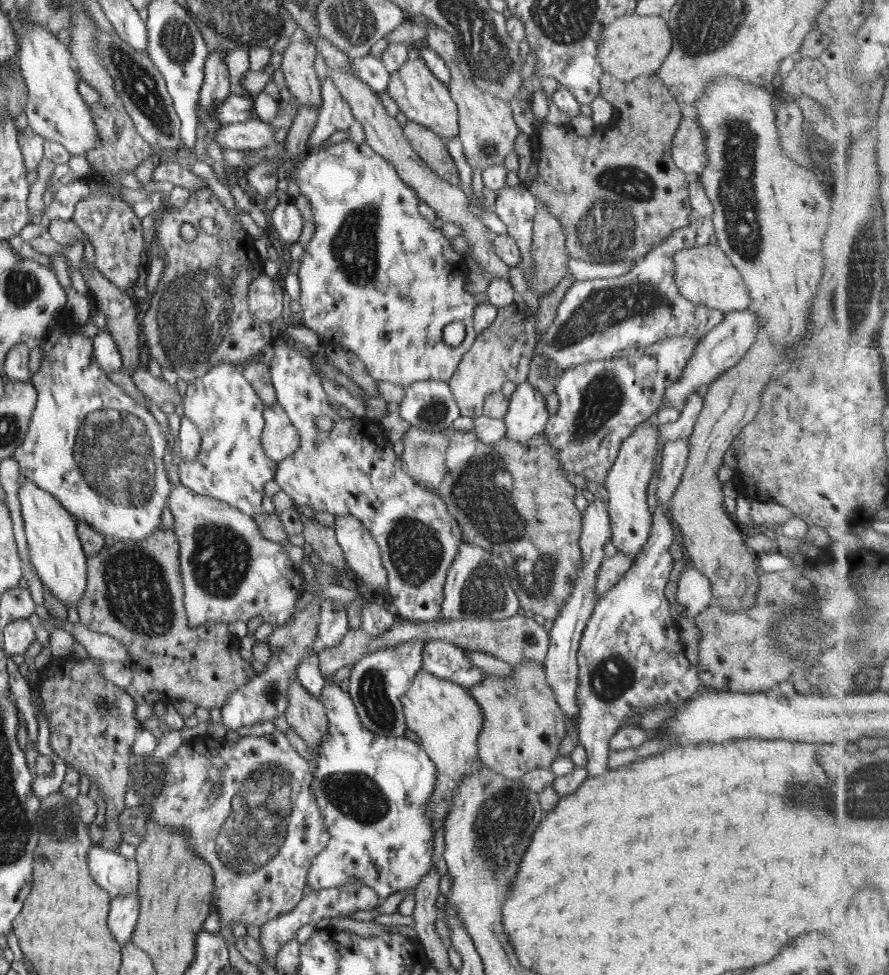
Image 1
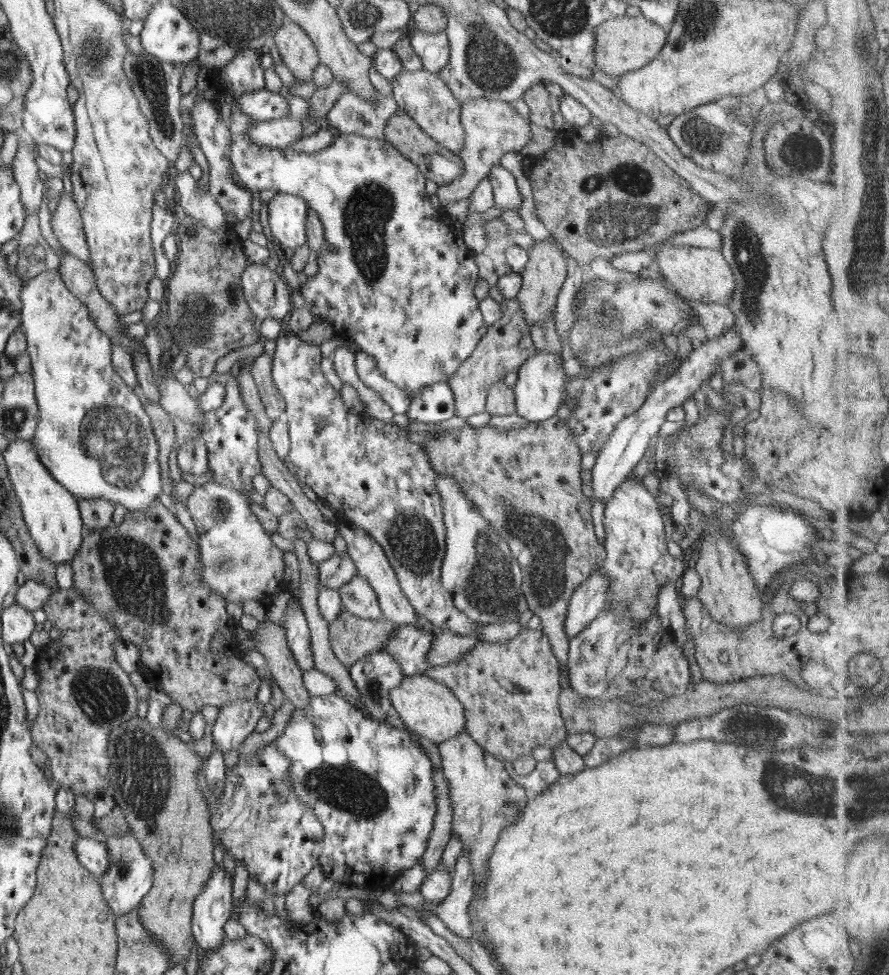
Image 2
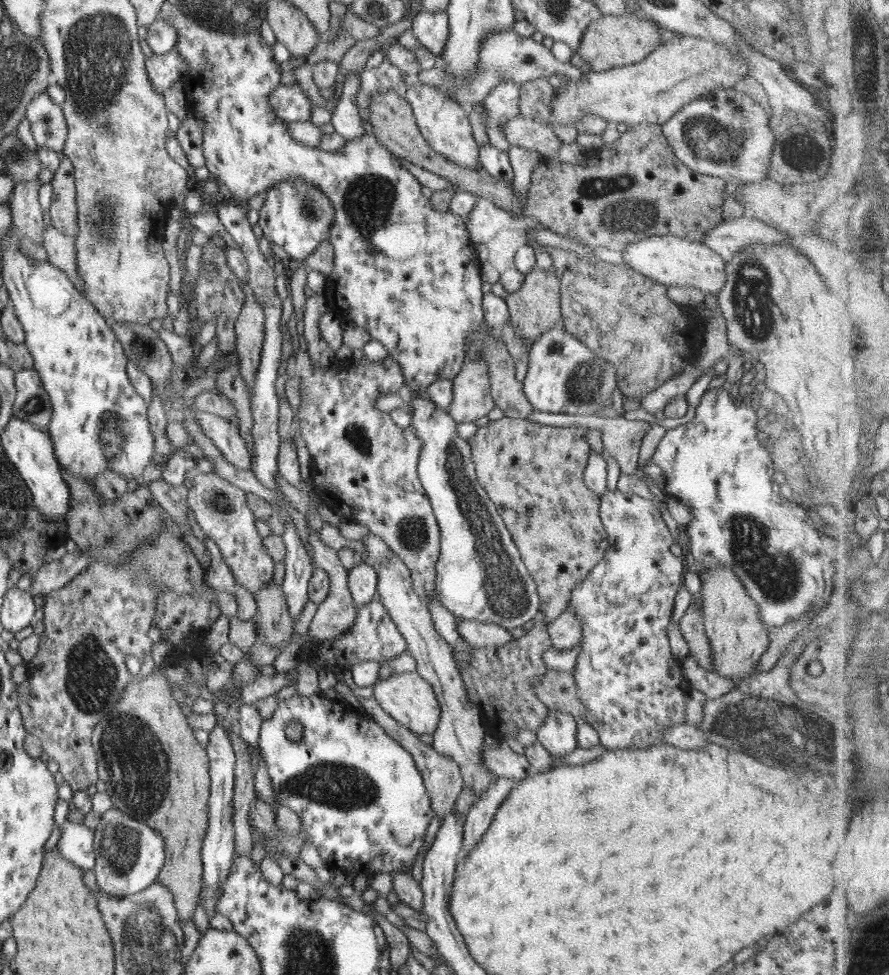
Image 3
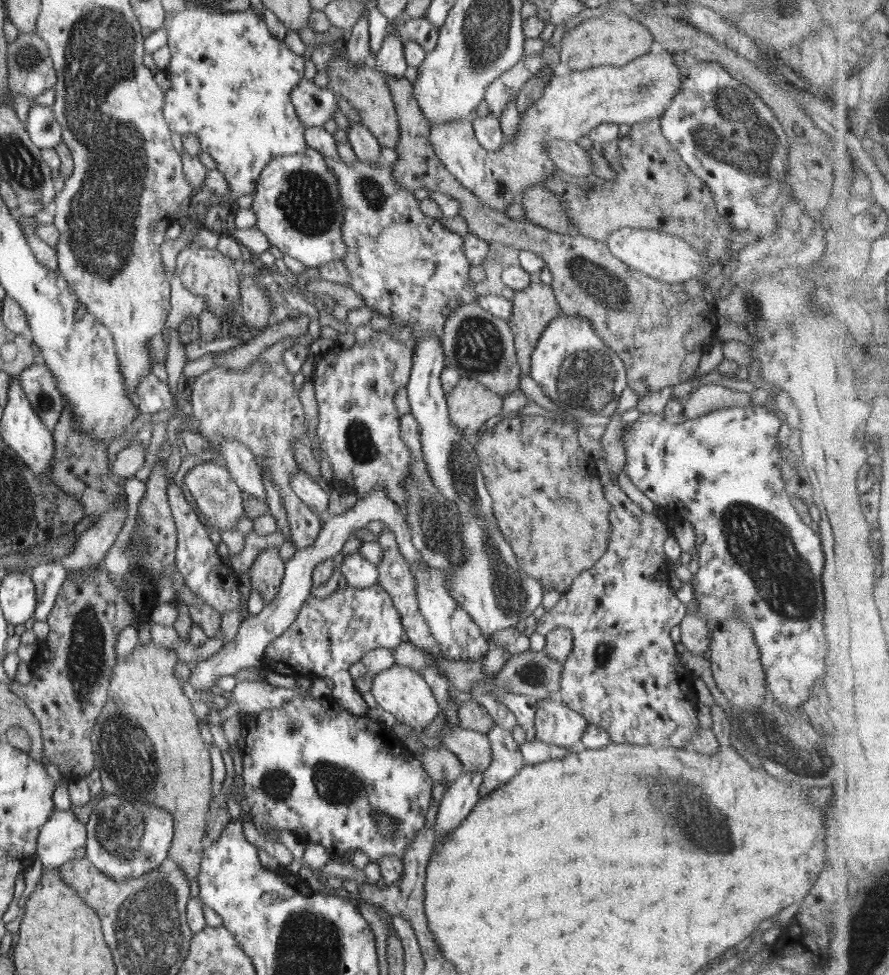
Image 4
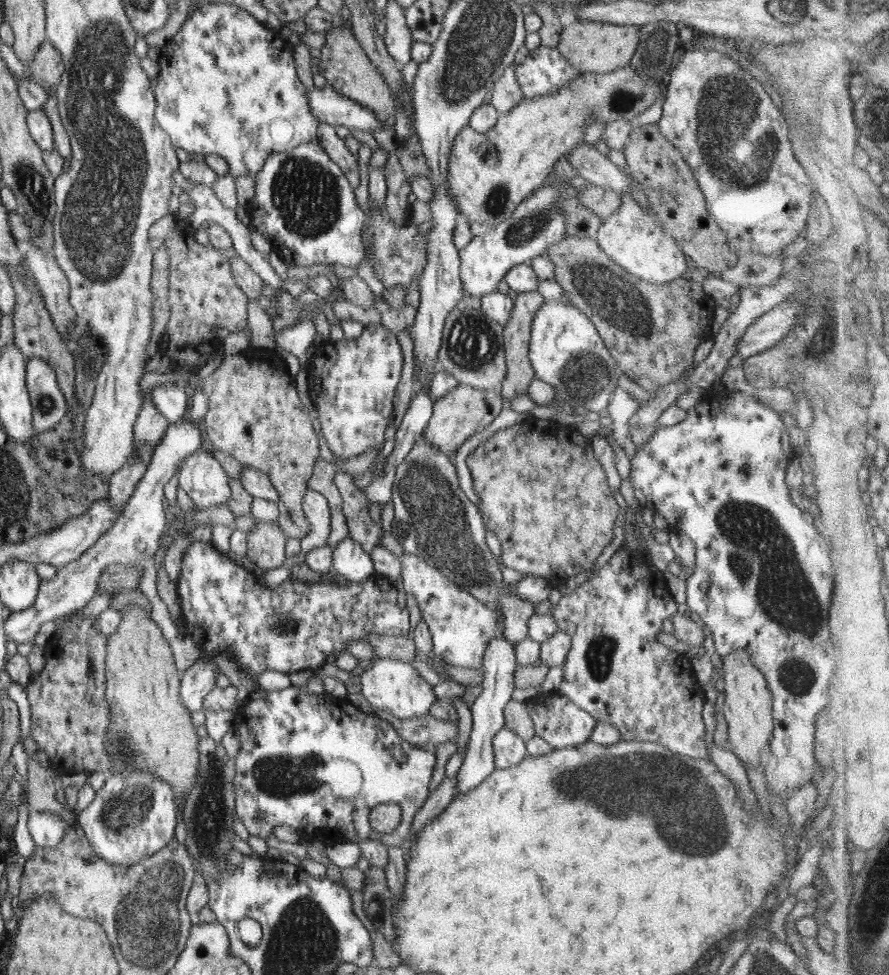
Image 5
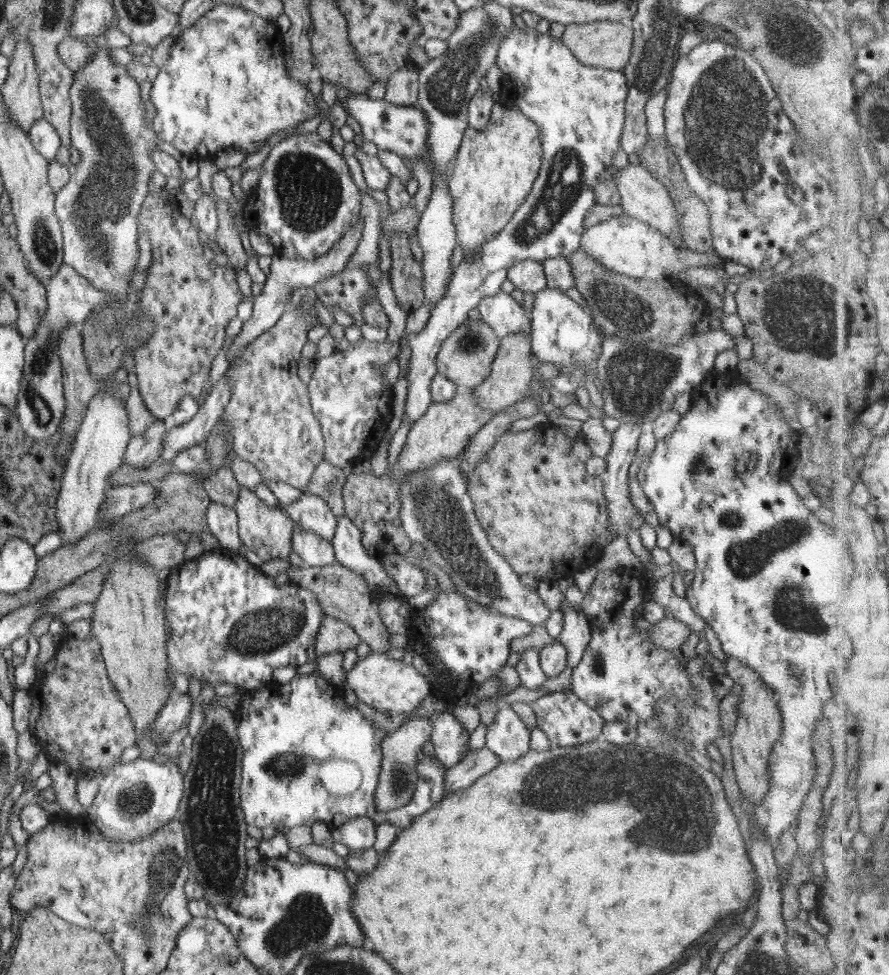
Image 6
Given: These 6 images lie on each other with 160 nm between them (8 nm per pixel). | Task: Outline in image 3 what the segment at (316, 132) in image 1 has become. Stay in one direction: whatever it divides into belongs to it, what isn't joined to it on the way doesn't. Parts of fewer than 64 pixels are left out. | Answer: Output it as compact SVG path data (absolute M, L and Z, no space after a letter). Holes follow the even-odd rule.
M385 56L383 62L374 68L362 70L361 85L356 95L359 115L365 128L365 134L372 134L373 126L369 121L369 104L371 98L380 91L395 89L400 93L406 90L406 74Z

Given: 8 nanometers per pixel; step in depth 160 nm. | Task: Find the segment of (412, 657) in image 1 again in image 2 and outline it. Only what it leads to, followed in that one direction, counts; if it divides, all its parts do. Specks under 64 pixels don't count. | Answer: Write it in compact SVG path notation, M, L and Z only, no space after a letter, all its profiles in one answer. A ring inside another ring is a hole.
M374 651L348 669L356 688L359 688L362 707L368 709L370 718L375 721L384 720L392 708L390 691L405 676L401 667L387 653Z

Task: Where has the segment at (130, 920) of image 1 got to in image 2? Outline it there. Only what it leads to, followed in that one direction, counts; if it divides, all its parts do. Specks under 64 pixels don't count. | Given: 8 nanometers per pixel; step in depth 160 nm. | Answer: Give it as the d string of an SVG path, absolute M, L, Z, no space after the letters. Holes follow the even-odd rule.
M133 831L110 836L105 844L108 855L110 855L110 866L106 874L99 878L100 887L102 887L102 895L108 907L116 916L121 917L132 909L139 908L142 898L153 886L154 868L152 868L150 858L142 854L140 841L136 840Z

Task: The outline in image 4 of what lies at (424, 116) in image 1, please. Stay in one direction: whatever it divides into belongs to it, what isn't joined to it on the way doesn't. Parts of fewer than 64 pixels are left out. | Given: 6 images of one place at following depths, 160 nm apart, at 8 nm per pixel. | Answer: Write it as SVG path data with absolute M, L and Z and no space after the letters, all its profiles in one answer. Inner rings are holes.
M661 52L659 54L648 53L624 66L602 65L591 69L574 71L563 76L555 76L548 82L543 93L528 107L523 115L517 130L516 142L504 141L500 152L492 154L486 152L477 142L471 118L453 118L448 122L437 122L431 125L430 144L440 162L446 167L450 174L471 191L477 200L482 200L495 211L504 212L510 204L515 203L517 198L529 187L540 185L547 176L556 169L551 158L544 150L544 143L558 138L558 140L574 141L586 136L599 124L629 124L639 123L653 118L660 118L665 108L671 103L672 97L679 91L681 83L681 72L685 66L678 67L674 63L672 52Z

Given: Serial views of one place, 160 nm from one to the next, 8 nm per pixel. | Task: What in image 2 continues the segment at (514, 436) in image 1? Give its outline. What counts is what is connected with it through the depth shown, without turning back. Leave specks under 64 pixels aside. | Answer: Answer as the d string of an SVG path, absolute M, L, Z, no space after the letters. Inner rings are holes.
M534 353L524 361L518 371L518 381L514 386L516 414L528 420L530 424L540 425L542 422L556 417L560 407L566 400L566 370L564 362L556 354Z

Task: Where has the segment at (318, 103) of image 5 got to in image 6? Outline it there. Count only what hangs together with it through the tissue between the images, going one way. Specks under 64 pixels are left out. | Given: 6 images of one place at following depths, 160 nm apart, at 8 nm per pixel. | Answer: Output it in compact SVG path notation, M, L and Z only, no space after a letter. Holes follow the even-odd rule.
M356 94L343 102L343 108L345 118L352 115L360 124L365 142L374 143L379 151L398 153L412 161L421 160L429 171L433 170L424 142L428 138L429 122L420 105L398 106L385 99L373 100L365 94Z

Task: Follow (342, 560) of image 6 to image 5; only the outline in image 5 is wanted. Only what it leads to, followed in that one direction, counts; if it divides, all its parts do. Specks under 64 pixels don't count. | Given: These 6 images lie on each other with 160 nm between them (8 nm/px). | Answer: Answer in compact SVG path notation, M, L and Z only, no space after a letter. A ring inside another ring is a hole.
M352 537L337 542L333 550L332 570L350 583L365 581L376 575L371 553L366 552Z

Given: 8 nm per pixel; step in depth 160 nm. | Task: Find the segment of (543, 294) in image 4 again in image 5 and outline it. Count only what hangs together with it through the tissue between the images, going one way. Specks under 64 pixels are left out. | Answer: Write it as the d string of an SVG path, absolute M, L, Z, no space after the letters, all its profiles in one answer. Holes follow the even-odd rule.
M537 290L518 293L514 300L513 311L511 312L508 322L503 325L504 349L506 349L506 378L502 382L499 391L504 400L511 401L516 396L526 395L528 387L532 383L534 370L529 360L529 344L531 338L532 321L543 302L546 301Z

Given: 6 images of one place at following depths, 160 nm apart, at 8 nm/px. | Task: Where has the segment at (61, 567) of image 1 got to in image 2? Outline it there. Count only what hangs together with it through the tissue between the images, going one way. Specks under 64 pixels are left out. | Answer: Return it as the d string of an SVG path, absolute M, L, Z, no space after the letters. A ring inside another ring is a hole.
M14 439L3 452L8 467L8 478L12 484L15 497L23 510L27 529L38 550L44 558L51 560L55 566L60 562L70 562L77 555L82 544L83 520L76 497L68 493L50 476L46 465L35 453L31 440Z

